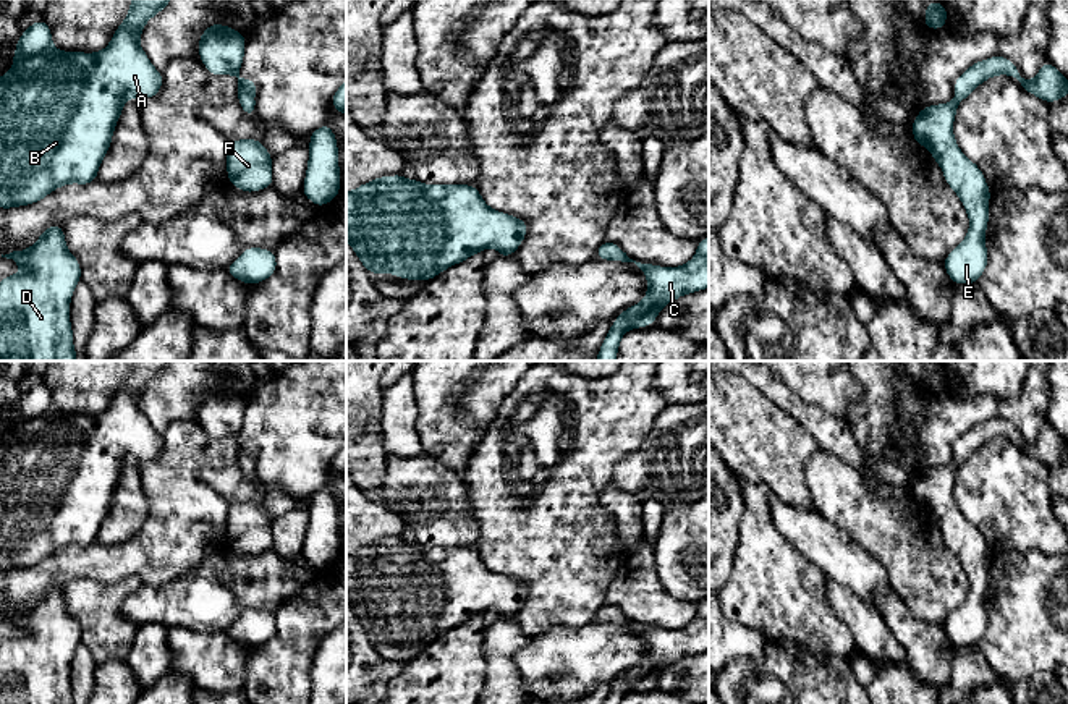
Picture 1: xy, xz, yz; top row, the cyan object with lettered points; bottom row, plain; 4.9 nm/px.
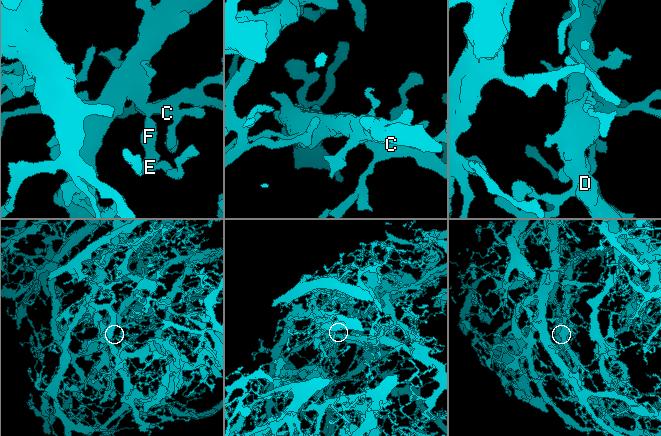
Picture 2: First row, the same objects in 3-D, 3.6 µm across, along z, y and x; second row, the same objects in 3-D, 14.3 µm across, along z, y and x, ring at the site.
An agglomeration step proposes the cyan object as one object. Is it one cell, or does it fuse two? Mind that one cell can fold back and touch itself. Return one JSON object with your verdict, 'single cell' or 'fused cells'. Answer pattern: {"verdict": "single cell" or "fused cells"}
{"verdict": "single cell"}

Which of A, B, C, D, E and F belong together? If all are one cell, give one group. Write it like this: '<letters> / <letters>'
A B C D E F

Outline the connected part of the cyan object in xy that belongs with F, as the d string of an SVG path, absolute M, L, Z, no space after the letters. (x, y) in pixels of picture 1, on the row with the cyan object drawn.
M235 139L228 146L228 181L244 191L256 193L273 184L273 157L257 139Z

